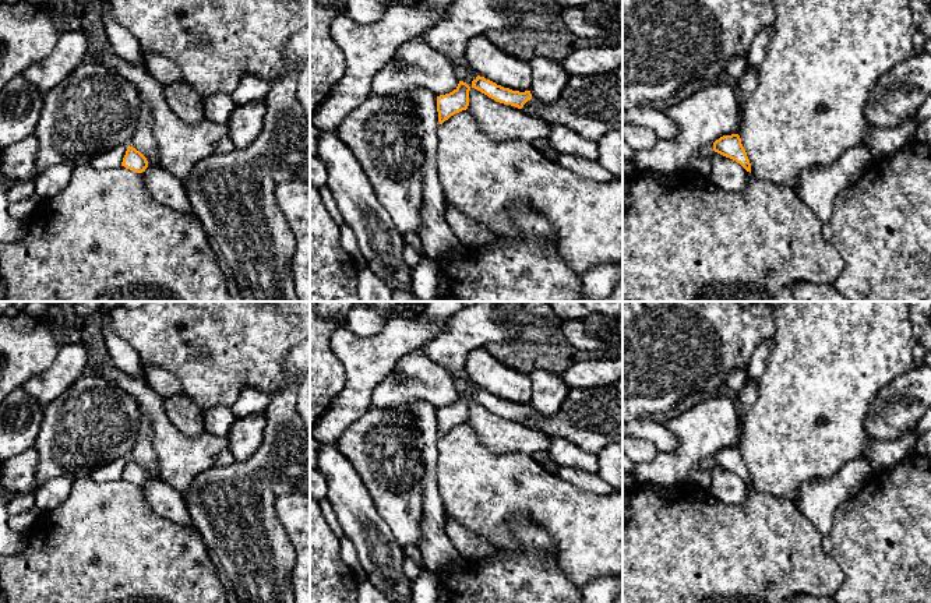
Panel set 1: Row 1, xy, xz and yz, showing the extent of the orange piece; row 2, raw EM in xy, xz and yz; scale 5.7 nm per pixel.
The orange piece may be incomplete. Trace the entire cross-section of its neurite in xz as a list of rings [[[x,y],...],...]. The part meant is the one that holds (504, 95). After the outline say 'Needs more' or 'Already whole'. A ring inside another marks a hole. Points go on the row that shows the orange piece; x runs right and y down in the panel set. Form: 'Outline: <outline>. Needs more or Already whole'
Outline: [[[616,73],[571,75],[554,103],[543,103],[530,91],[512,91],[480,75],[472,81],[472,88],[550,126],[565,126],[590,141],[623,130],[623,81]]]. Needs more

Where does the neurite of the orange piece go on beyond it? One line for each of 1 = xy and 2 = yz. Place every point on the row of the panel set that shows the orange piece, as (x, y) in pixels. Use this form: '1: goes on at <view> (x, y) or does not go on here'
1: does not go on here
2: does not go on here

